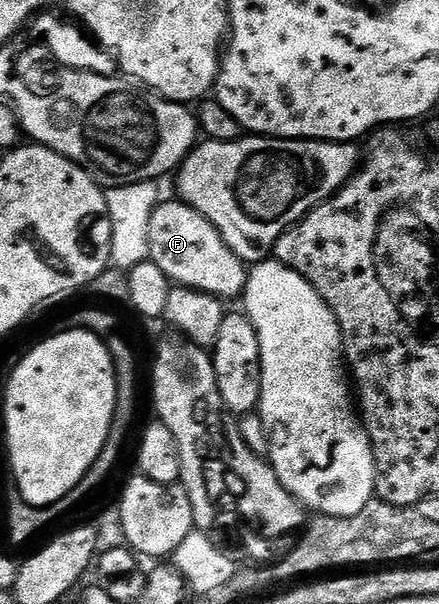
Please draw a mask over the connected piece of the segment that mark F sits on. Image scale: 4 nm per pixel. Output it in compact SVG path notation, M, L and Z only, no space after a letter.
M160 200L149 222L148 258L165 271L167 280L185 289L196 289L220 299L238 298L247 286L248 266L221 239L217 227L183 201Z

